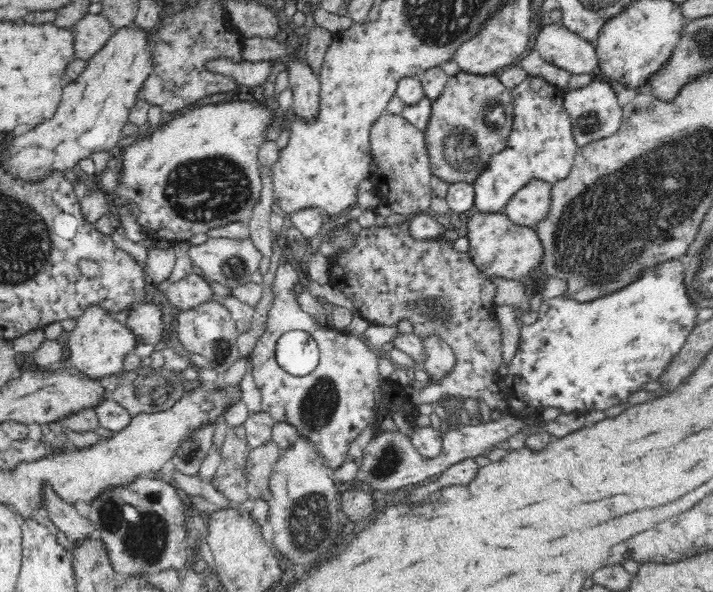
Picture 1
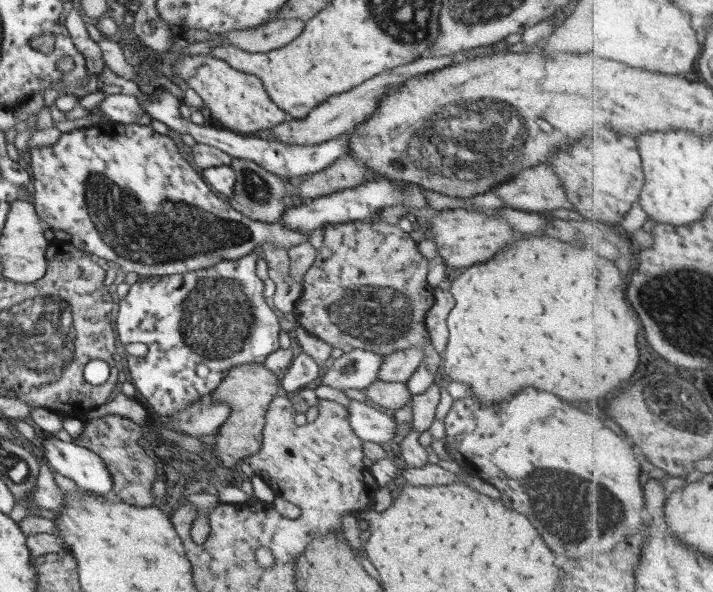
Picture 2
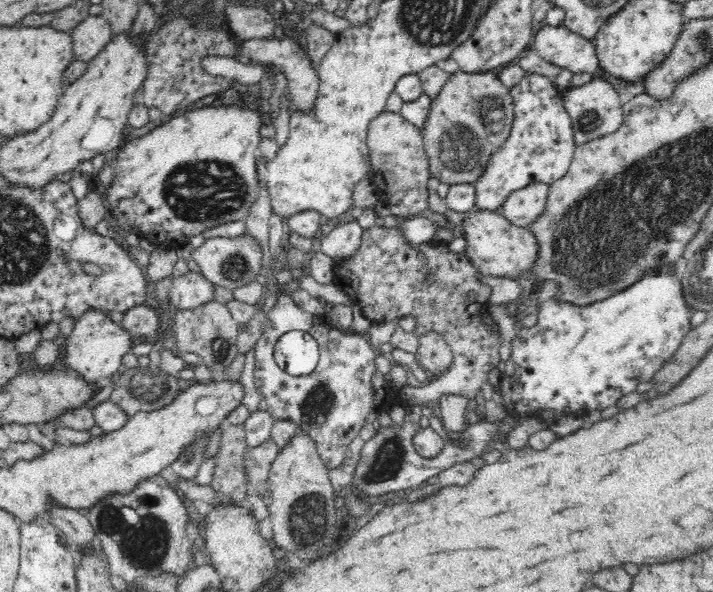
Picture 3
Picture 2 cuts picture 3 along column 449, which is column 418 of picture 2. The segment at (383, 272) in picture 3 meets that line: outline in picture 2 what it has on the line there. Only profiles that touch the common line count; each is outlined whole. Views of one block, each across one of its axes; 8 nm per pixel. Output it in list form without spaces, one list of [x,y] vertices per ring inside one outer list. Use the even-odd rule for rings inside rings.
[[[380,209],[368,219],[347,223],[328,223],[324,226],[324,240],[318,256],[303,276],[303,291],[296,301],[293,314],[297,322],[312,336],[340,348],[345,353],[354,349],[374,351],[387,355],[394,351],[410,349],[412,345],[424,350],[422,362],[406,382],[411,396],[423,394],[434,385],[435,375],[440,372],[443,358],[430,342],[425,316],[435,303],[433,287],[427,281],[431,269],[429,260],[418,251],[416,241],[398,225],[378,219]]]

